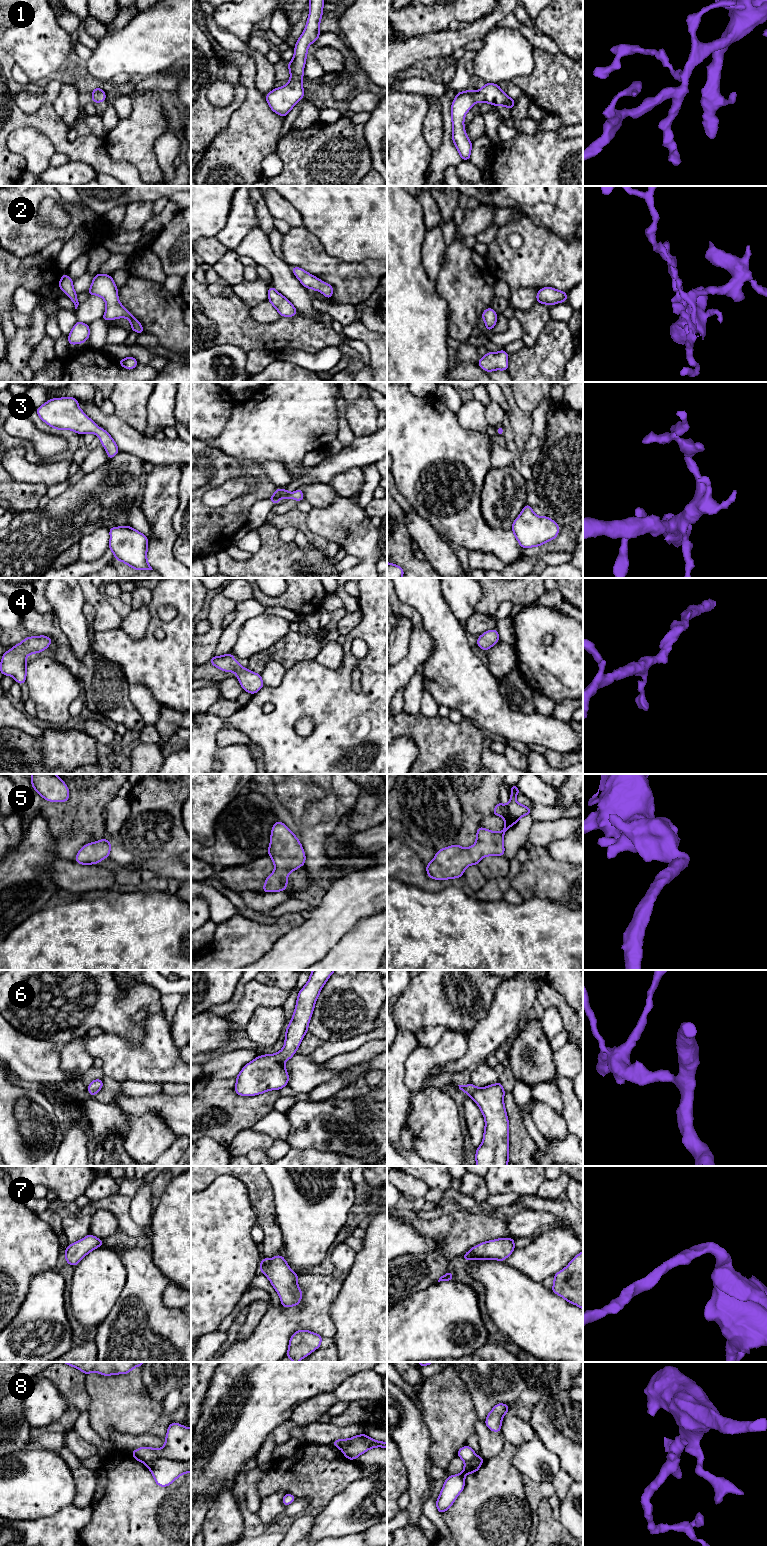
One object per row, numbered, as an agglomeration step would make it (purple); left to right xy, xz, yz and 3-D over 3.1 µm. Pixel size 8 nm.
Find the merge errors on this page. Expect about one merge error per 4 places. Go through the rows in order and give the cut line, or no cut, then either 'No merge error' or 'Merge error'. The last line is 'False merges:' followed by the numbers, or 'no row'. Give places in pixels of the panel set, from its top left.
1: No split. No merge error
2: No split. No merge error
3: No split. No merge error
4: No split. No merge error
5: No split. No merge error
6: No split. No merge error
7: No split. No merge error
8: Split along xy (190, 1459), (171, 1460), (153, 1458), (145, 1463). Merge error
False merges: 8

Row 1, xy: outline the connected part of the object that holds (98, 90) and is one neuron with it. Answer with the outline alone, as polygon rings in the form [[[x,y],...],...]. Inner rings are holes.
[[[100,87],[95,88],[91,92],[91,96],[94,103],[101,103],[106,100],[106,93]]]

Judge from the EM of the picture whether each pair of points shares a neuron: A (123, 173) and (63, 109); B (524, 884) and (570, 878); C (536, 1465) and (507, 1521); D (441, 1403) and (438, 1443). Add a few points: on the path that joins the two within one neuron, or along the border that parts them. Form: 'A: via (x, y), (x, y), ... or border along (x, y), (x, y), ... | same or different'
A: border along (54, 109), (56, 114), (69, 128) | different
B: via (535, 880), (559, 880) | same
C: border along (514, 1454), (512, 1464), (523, 1476) | different
D: via (441, 1413), (441, 1433) | same

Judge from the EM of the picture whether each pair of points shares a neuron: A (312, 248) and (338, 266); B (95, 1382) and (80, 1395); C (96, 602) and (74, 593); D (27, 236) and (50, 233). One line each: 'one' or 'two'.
A: one
B: two
C: two
D: one

